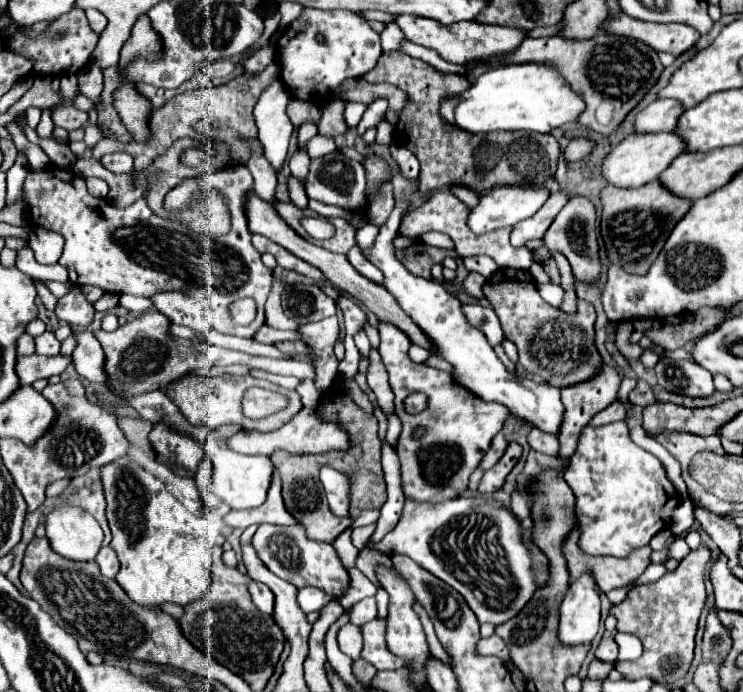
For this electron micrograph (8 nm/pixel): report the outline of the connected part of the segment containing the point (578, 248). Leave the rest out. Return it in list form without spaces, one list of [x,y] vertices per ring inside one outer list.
[[[575,196],[557,214],[557,218],[553,220],[551,228],[545,232],[545,236],[539,240],[531,240],[525,246],[529,250],[533,250],[545,244],[551,252],[559,250],[569,260],[577,282],[581,282],[585,286],[593,286],[601,278],[601,258],[599,258],[599,242],[597,242],[599,236],[597,234],[599,234],[599,230],[597,230],[597,210],[595,210],[595,204],[589,198],[585,198],[585,196]]]

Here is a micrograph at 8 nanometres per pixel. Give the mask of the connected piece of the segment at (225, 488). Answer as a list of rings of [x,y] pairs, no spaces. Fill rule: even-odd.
[[[211,450],[209,452],[215,464],[215,472],[213,472],[213,492],[231,508],[255,508],[261,506],[267,498],[267,490],[271,486],[273,474],[275,474],[275,466],[271,462],[269,456],[257,454],[257,456],[243,456],[239,452],[231,452],[231,450]]]

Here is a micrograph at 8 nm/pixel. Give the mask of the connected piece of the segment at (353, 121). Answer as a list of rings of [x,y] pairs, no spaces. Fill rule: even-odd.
[[[347,102],[347,108],[345,108],[345,118],[347,118],[347,124],[349,124],[349,126],[357,126],[365,110],[367,110],[367,104]]]

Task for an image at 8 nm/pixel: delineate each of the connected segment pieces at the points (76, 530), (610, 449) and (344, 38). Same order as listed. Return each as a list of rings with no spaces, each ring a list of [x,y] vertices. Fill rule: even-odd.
[[[61,506],[45,516],[51,548],[69,560],[95,560],[103,530],[97,520],[79,506]]]
[[[623,420],[597,428],[587,426],[563,478],[575,494],[575,512],[581,526],[579,546],[591,556],[627,556],[667,528],[671,512],[679,504],[663,464],[631,440]]]
[[[303,8],[301,16],[289,24],[281,34],[275,48],[275,62],[279,66],[279,76],[285,86],[301,100],[317,100],[325,96],[329,102],[329,90],[341,86],[347,78],[359,78],[375,68],[381,56],[379,34],[371,30],[369,22],[351,10],[317,10]],[[317,34],[325,36],[325,44],[317,42]]]

